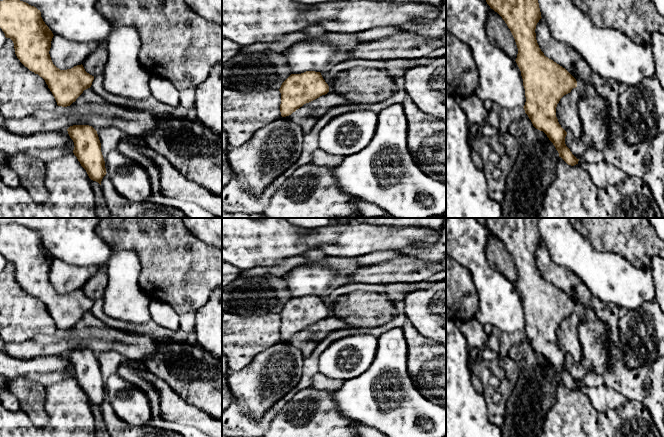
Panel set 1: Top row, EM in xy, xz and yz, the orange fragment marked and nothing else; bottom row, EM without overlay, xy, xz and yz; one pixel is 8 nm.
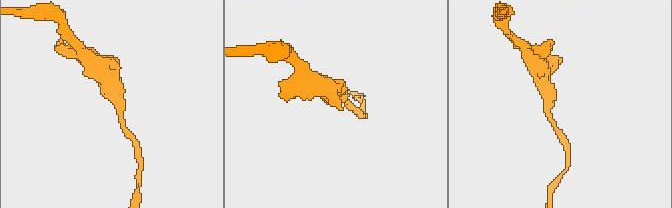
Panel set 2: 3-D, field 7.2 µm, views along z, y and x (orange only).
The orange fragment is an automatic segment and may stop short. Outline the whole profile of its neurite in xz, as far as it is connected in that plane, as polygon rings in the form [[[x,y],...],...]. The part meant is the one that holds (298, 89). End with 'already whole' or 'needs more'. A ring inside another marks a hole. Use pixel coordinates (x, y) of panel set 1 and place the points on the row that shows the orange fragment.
[[[306,71],[291,74],[281,85],[280,112],[282,117],[291,115],[304,104],[329,92],[329,86],[320,72]]]; already whole

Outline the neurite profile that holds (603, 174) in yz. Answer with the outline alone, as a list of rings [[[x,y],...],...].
[[[602,158],[593,163],[579,159],[578,164],[589,174],[593,183],[599,188],[621,184],[629,177],[622,170]]]

